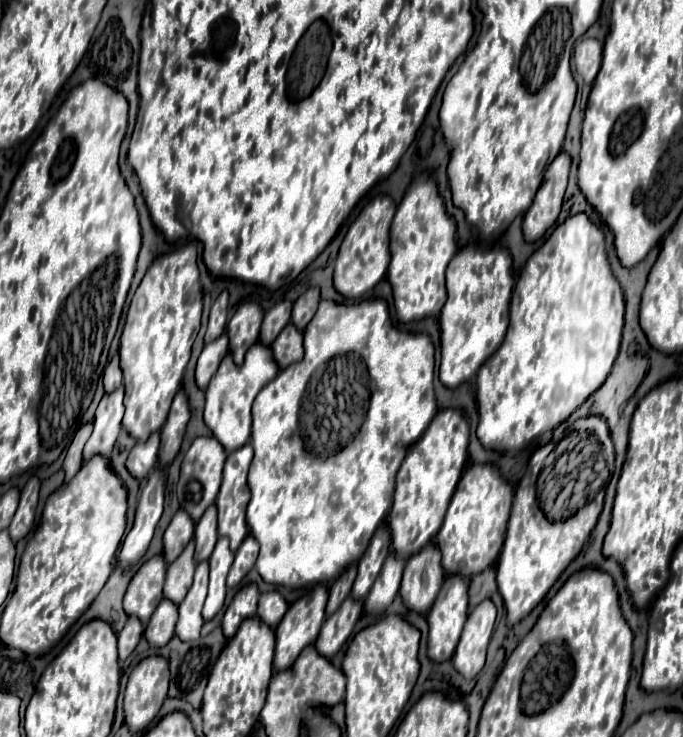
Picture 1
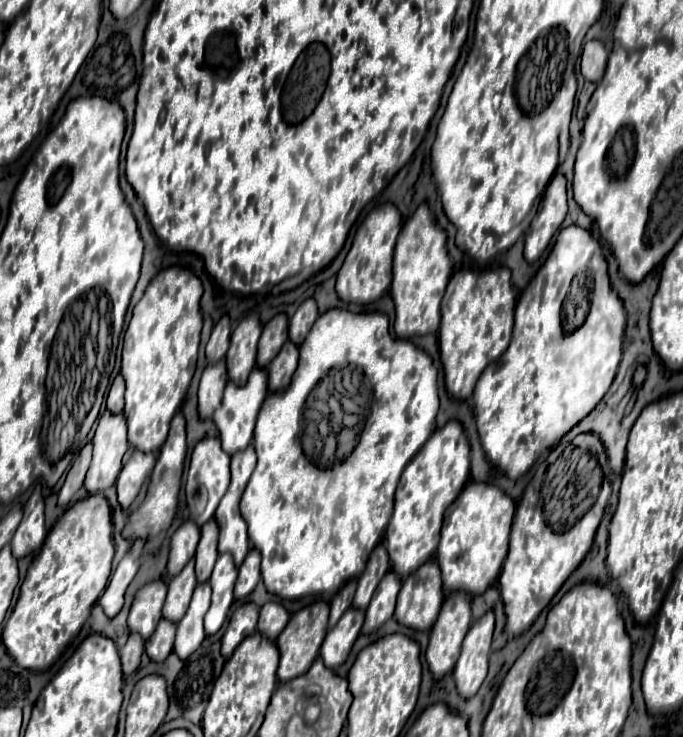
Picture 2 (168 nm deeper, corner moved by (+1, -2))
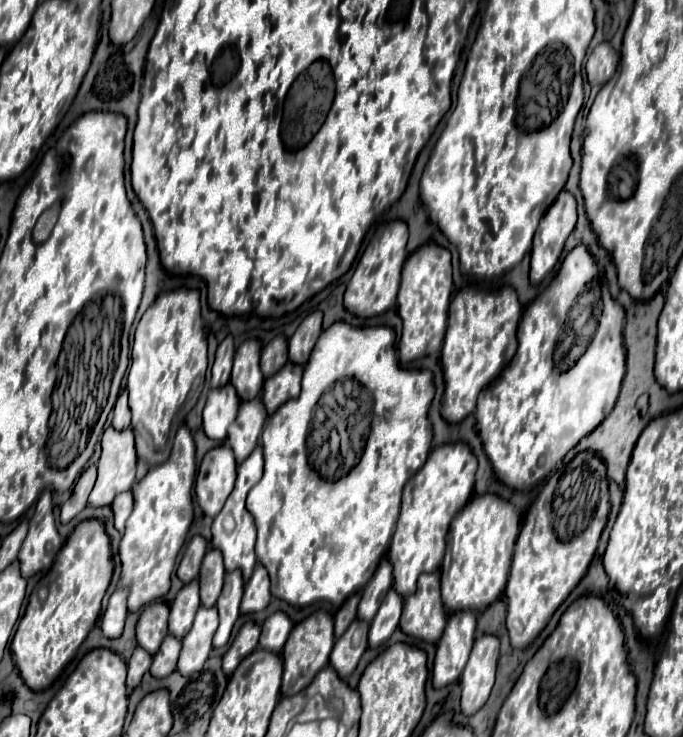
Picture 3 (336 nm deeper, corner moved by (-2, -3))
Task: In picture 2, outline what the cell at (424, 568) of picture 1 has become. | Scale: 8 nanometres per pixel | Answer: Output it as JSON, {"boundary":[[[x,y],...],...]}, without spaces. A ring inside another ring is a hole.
{"boundary":[[[430,559],[420,569],[416,569],[408,579],[404,579],[394,619],[410,629],[430,631],[438,619],[438,609],[442,607],[442,577],[438,563]]]}

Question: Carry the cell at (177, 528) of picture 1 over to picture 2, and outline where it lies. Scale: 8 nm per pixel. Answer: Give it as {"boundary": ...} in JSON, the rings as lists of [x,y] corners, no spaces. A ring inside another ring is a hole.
{"boundary":[[[192,521],[180,525],[170,543],[170,559],[168,559],[168,575],[178,575],[184,565],[194,557],[196,545],[200,541],[200,527]]]}

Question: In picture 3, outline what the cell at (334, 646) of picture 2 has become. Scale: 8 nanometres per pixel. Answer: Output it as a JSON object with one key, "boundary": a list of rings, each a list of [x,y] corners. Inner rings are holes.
{"boundary":[[[353,620],[351,626],[345,630],[345,634],[337,638],[337,642],[333,644],[329,664],[335,668],[339,678],[347,678],[355,670],[361,654],[367,648],[367,630],[369,630],[367,622]]]}

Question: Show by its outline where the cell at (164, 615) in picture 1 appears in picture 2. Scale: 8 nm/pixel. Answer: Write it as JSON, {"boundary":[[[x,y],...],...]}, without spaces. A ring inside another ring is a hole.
{"boundary":[[[162,619],[154,631],[154,635],[146,641],[146,653],[152,661],[162,663],[174,649],[174,633],[176,625],[172,621]]]}

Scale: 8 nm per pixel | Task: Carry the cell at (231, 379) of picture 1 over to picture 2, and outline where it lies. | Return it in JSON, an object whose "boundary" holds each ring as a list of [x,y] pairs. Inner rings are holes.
{"boundary":[[[254,367],[254,371],[250,373],[250,381],[244,387],[236,387],[234,383],[226,385],[222,405],[214,413],[214,423],[216,423],[216,427],[220,431],[222,449],[228,455],[234,455],[236,451],[242,451],[242,449],[246,449],[250,445],[252,433],[254,433],[254,425],[256,425],[256,417],[258,417],[258,411],[260,411],[266,395],[268,395],[266,373],[264,373],[264,369],[258,369],[258,367]]]}

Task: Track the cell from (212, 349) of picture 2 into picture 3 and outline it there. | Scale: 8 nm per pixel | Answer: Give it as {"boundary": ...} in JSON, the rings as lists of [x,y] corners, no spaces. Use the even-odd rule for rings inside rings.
{"boundary":[[[227,336],[217,352],[215,352],[215,362],[213,362],[213,368],[211,368],[211,386],[217,388],[217,386],[223,386],[227,380],[229,380],[229,374],[231,374],[231,364],[233,364],[233,352],[235,352],[235,346],[233,346],[233,336]]]}

